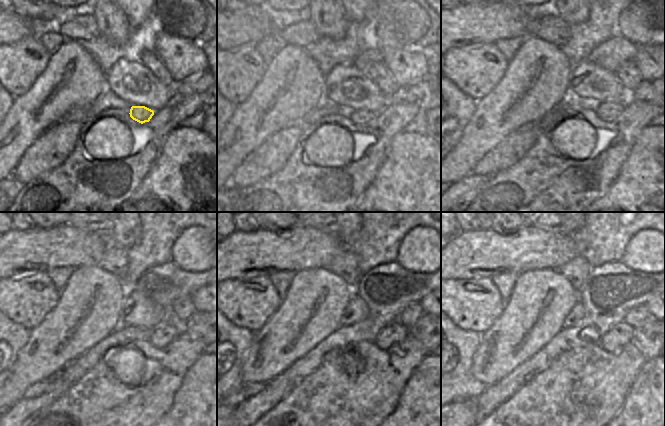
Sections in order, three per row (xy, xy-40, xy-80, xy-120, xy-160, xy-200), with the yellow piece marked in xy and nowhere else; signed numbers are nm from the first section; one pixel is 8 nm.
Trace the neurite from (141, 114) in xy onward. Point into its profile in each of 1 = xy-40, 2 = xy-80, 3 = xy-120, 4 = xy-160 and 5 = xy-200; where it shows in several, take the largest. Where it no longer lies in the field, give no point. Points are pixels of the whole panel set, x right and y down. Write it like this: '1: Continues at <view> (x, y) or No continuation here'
1: Continues at xy-40 (359, 116)
2: Continues at xy-80 (609, 111)
3: Continues at xy-120 (160, 336)
4: Continues at xy-160 (395, 332)
5: Continues at xy-200 (621, 333).

